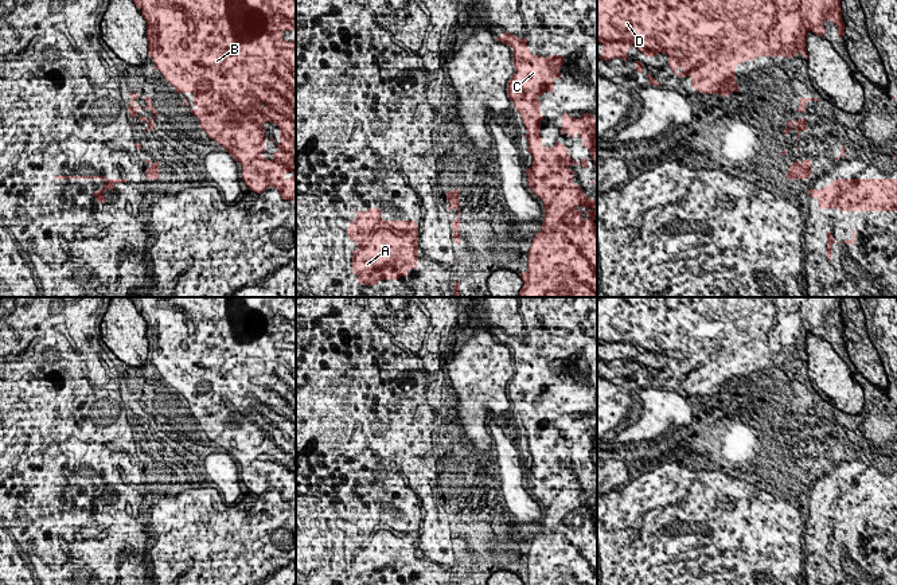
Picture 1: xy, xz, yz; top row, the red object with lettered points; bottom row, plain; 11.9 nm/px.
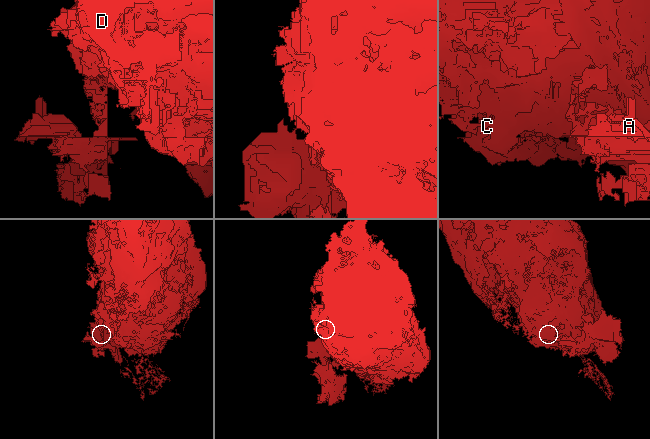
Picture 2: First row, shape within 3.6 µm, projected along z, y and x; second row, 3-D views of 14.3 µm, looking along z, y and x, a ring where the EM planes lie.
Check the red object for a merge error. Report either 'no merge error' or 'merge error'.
merge error

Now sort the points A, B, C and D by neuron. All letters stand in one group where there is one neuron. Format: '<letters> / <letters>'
A / B C D

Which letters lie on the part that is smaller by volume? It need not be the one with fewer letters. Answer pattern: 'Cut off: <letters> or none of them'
Cut off: A

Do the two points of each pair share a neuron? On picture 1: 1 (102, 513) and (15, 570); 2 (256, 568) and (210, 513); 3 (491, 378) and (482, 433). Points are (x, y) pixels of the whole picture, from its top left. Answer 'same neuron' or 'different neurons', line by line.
1: different neurons
2: same neuron
3: same neuron

